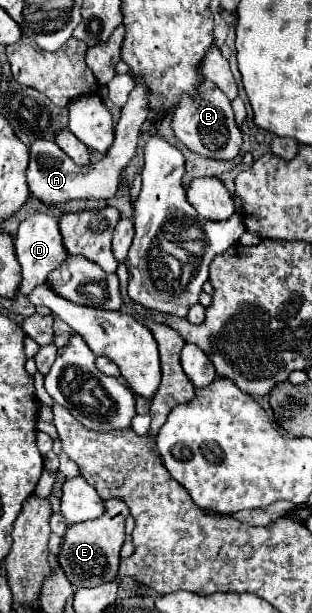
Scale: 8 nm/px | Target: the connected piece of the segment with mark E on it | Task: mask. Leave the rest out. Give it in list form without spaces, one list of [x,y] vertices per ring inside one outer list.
[[[105,501],[105,511],[99,519],[71,525],[63,537],[59,563],[73,587],[97,587],[105,581],[113,581],[119,567],[119,551],[125,543],[125,517],[127,507],[117,501]]]

